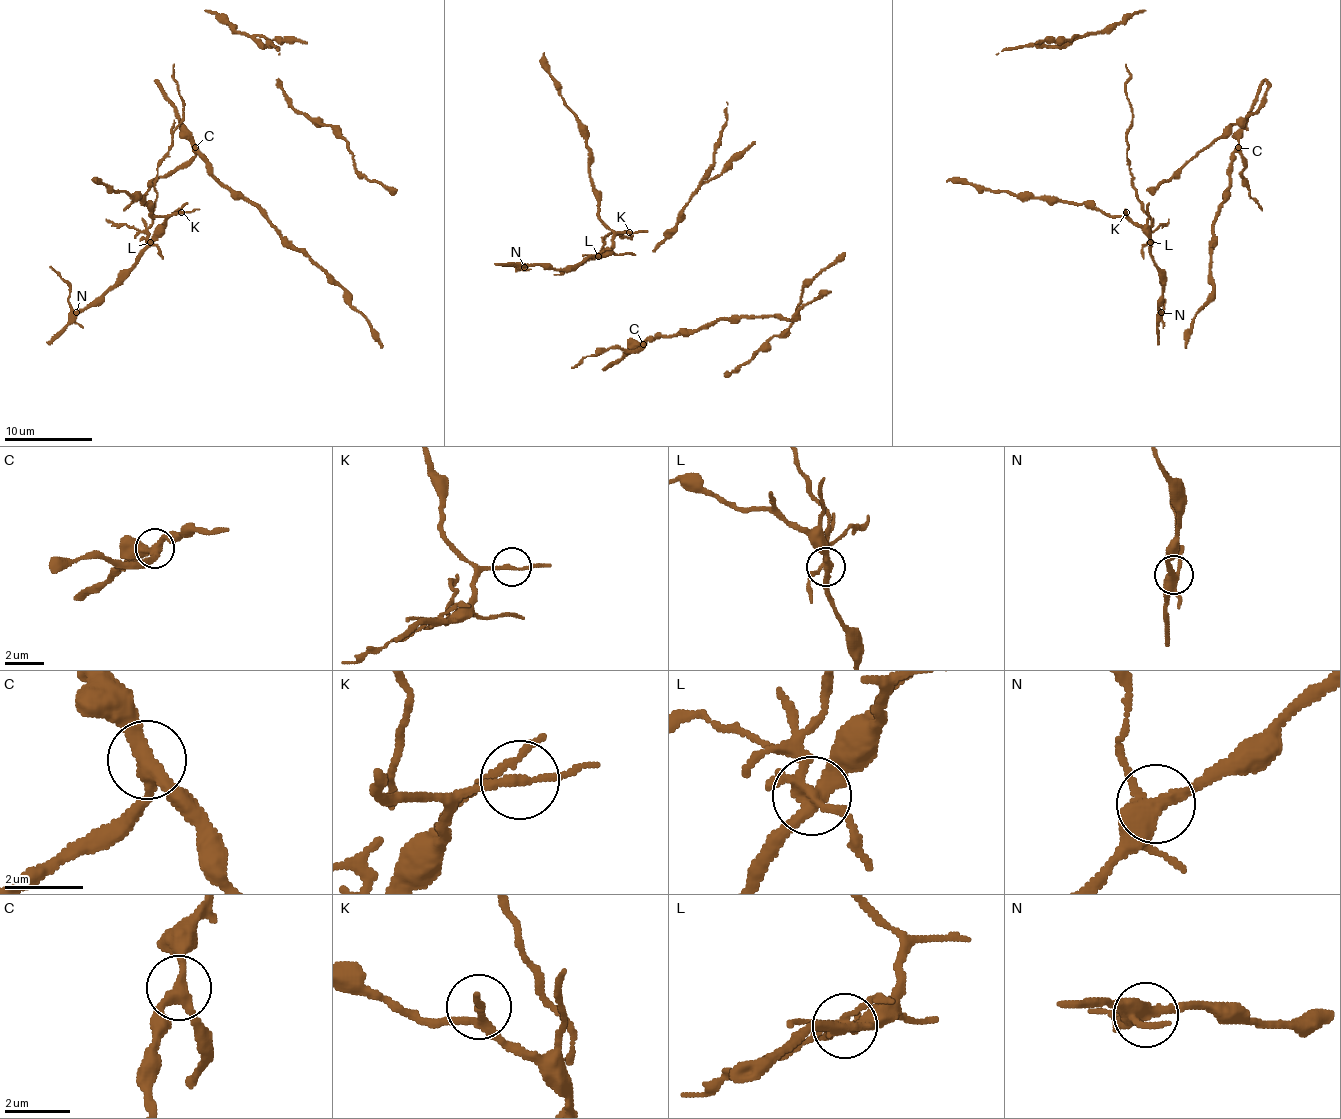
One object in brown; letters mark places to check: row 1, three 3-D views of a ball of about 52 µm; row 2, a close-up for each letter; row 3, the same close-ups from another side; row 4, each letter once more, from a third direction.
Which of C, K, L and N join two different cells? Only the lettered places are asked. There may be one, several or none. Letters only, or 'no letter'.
L

